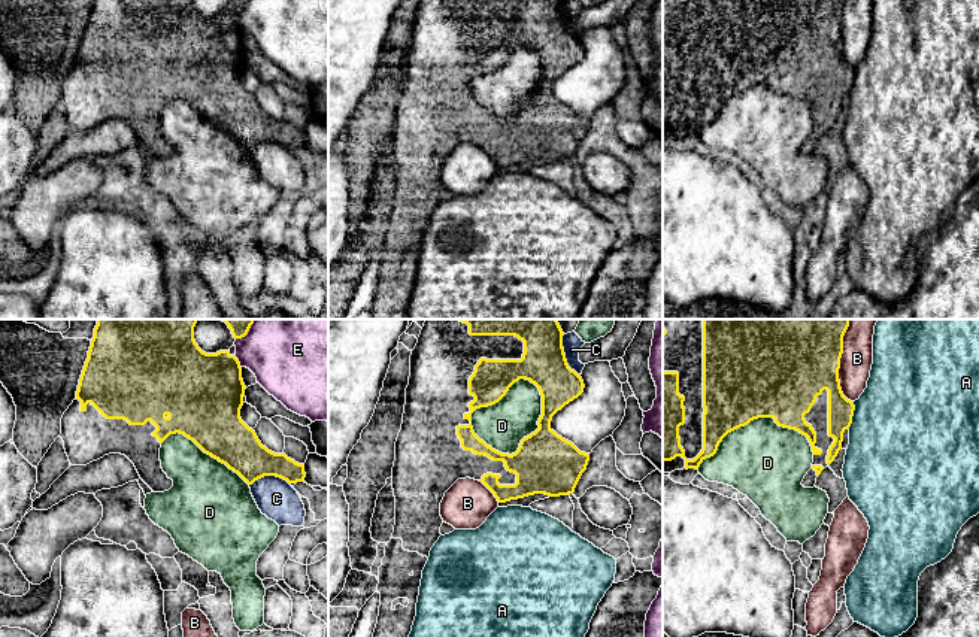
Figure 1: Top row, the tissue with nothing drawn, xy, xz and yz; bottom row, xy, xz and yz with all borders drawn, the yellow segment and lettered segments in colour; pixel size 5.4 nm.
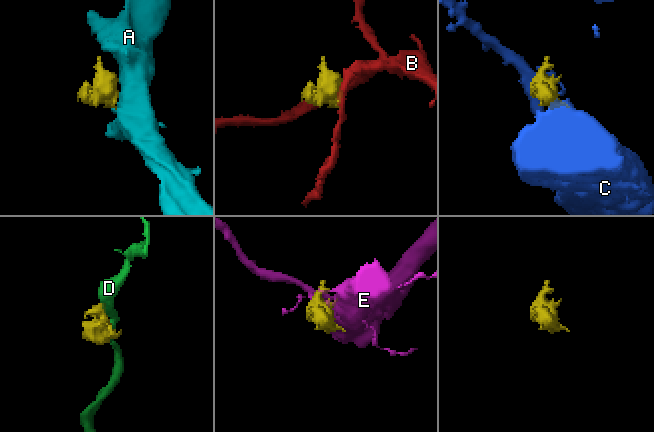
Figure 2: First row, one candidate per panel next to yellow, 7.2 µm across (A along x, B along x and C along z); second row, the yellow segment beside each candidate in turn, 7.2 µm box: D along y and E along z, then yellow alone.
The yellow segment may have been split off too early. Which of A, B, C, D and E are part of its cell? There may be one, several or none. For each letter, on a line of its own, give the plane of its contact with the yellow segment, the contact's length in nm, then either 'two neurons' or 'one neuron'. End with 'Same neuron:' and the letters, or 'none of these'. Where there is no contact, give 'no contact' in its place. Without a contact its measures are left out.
A: contact in yz; length 150 nm; two neurons
B: contact in yz; length 380 nm; two neurons
C: contact in xz; length 240 nm; two neurons
D: contact in xz; length 440 nm; two neurons
E: contact in xy; length 70 nm; two neurons
Same neuron: none of these

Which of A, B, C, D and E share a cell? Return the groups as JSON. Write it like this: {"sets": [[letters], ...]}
{"sets": [["A"], ["B"], ["C"], ["D"], ["E"]]}

